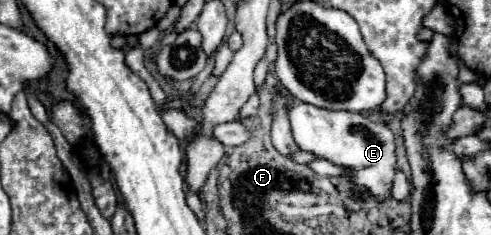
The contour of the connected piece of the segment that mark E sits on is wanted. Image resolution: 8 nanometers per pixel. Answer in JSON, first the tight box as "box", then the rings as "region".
{"box":[290,102,396,202],"region":[[[300,102],[290,108],[290,126],[300,150],[344,168],[344,178],[350,180],[354,188],[360,188],[360,192],[378,202],[390,200],[396,176],[396,146],[394,134],[386,124],[372,122],[356,112],[334,112]]]}

